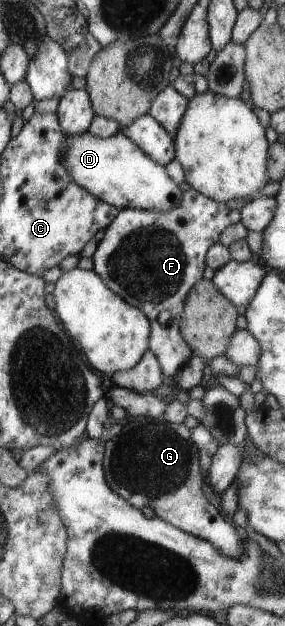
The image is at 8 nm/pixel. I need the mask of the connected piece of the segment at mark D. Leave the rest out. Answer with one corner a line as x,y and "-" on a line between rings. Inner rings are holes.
122,131
108,138
95,137
89,132
66,136
65,147
62,148
65,153
63,167
67,167
67,175
71,175
79,187
97,199
120,210
131,207
147,211
171,211
181,204
184,192
169,177
165,166
147,157

